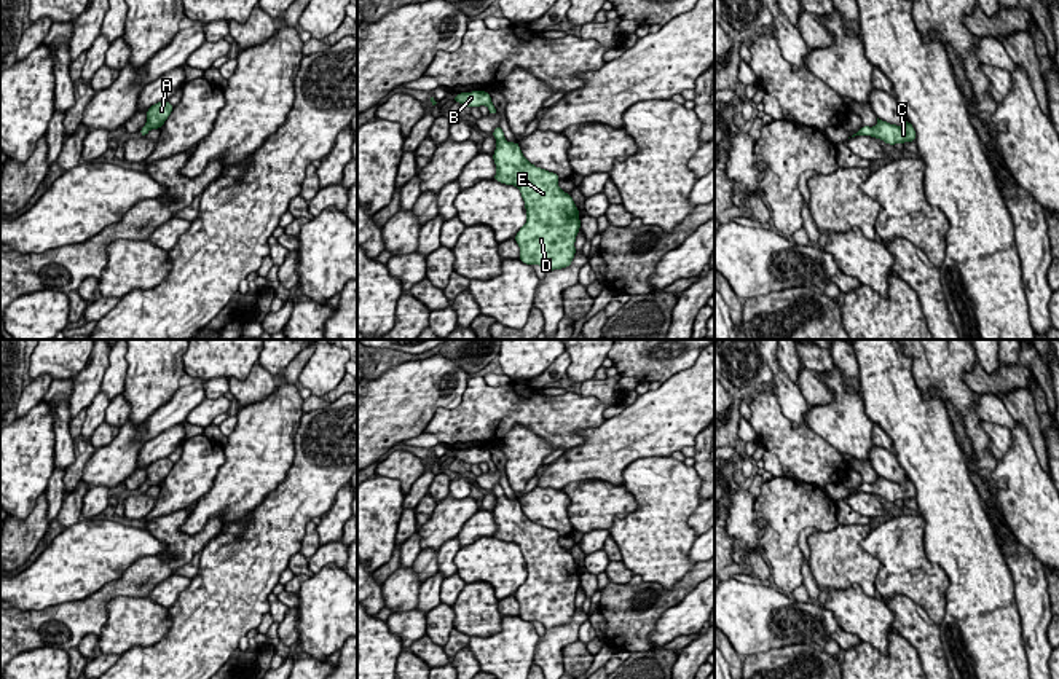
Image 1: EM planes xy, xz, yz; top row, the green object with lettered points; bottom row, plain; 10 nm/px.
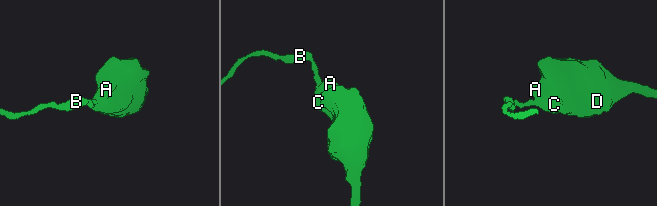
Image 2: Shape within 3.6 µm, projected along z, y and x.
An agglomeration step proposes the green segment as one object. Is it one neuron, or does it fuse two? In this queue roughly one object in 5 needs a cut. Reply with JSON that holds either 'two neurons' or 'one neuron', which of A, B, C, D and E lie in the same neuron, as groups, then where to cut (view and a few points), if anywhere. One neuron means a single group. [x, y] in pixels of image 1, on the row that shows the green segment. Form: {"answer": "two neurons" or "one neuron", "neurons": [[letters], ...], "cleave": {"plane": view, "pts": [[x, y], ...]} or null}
{"answer": "one neuron", "neurons": [["A", "B", "C", "D", "E"]], "cleave": null}

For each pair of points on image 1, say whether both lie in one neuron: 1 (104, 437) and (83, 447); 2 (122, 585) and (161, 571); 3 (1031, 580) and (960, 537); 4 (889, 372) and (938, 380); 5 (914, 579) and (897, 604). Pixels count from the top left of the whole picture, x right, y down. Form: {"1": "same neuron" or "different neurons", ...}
{"1": "different neurons", "2": "same neuron", "3": "same neuron", "4": "different neurons", "5": "different neurons"}

